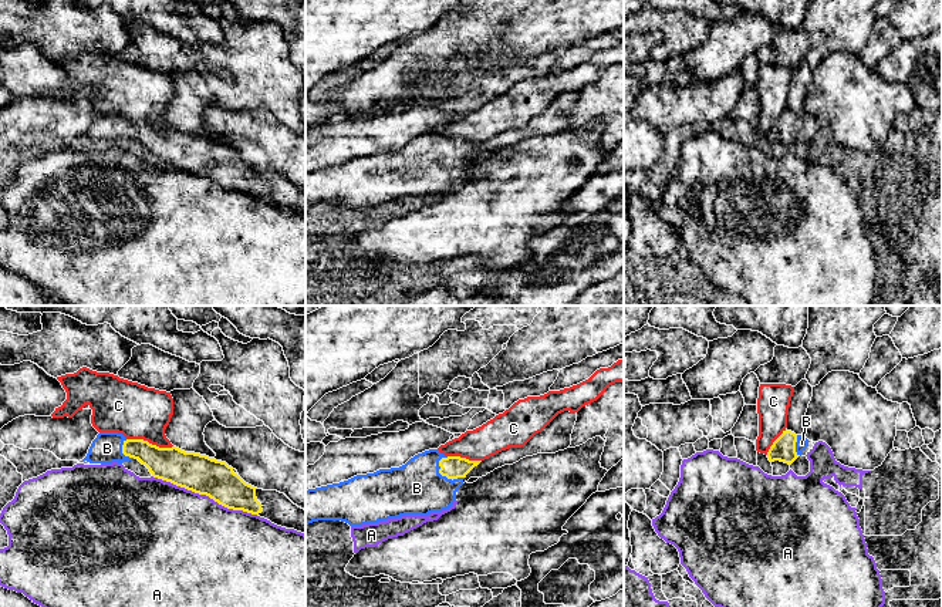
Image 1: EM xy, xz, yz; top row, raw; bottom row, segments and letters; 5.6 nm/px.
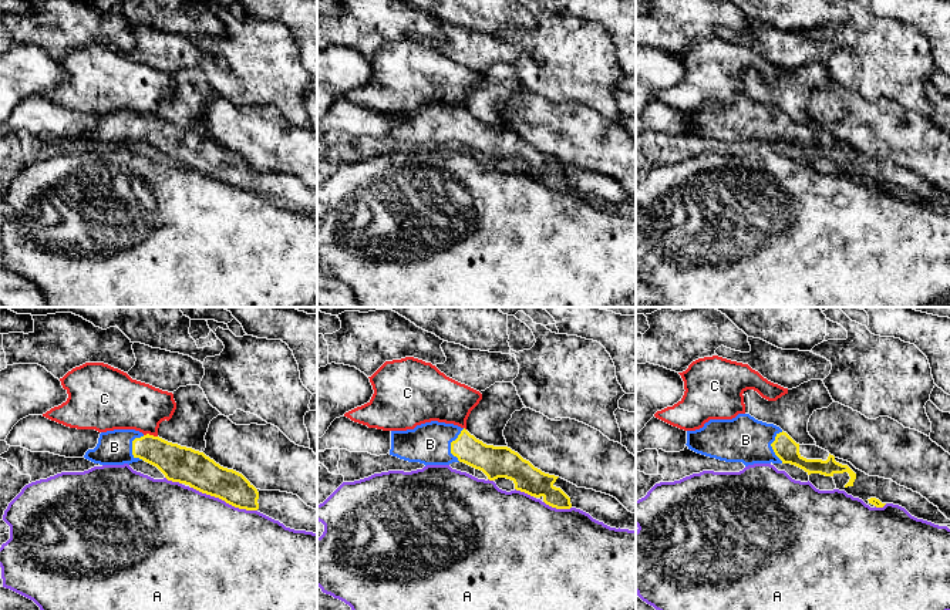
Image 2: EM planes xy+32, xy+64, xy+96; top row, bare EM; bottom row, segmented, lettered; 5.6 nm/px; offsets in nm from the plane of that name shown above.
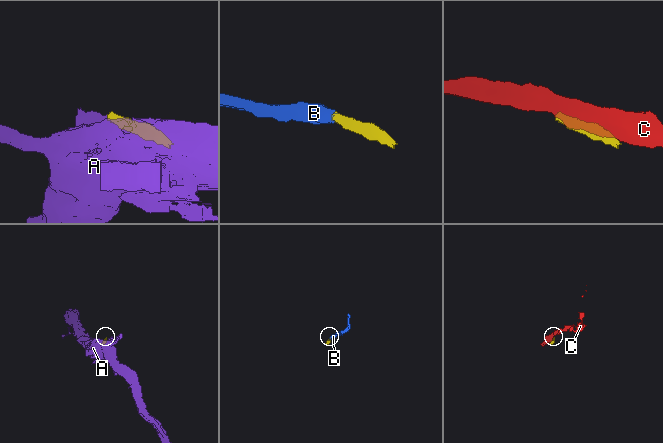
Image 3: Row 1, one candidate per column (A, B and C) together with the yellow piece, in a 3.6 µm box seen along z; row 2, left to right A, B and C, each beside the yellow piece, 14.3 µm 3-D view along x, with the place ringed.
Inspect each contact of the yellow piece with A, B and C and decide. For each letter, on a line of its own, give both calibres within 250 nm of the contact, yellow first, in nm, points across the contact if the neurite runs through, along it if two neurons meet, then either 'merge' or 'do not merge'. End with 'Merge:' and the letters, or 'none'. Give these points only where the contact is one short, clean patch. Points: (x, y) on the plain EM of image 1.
A: 220 nm thick on the yellow side, 480 nm on the other; do not merge
B: 130 nm thick on the yellow side, 300 nm on the other; runs through xz (452, 148), (446, 158), (438, 158), (417, 169); merge
C: 200 nm thick on the yellow side, 300 nm on the other; do not merge
Merge: B

